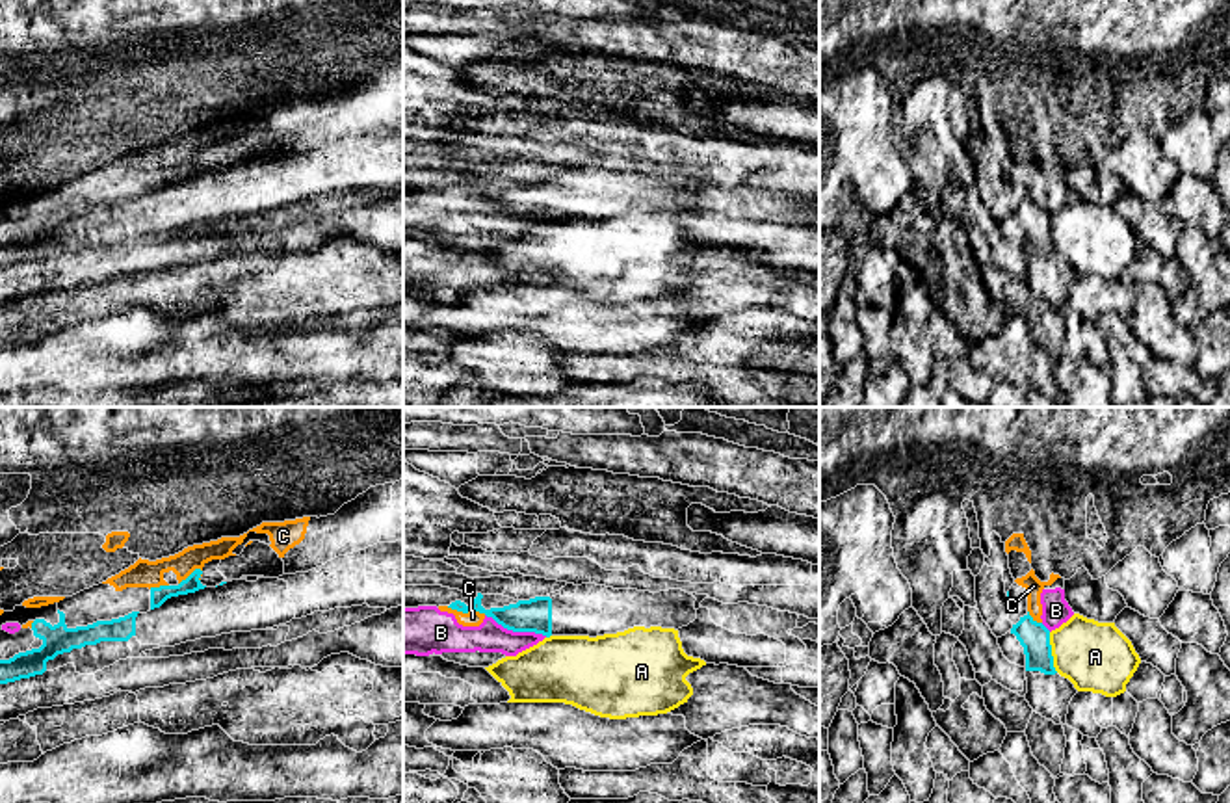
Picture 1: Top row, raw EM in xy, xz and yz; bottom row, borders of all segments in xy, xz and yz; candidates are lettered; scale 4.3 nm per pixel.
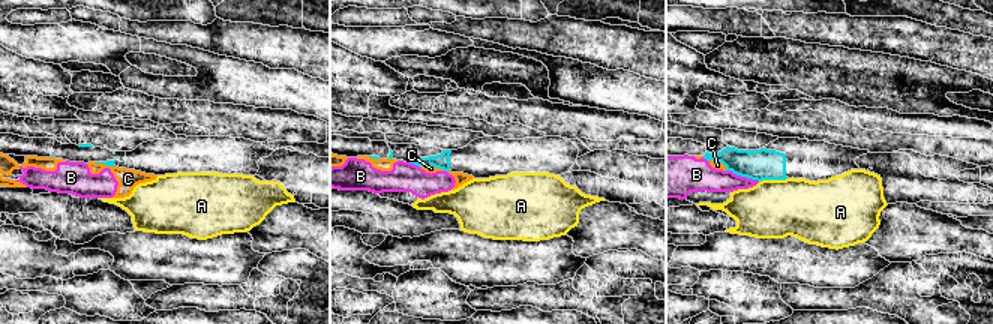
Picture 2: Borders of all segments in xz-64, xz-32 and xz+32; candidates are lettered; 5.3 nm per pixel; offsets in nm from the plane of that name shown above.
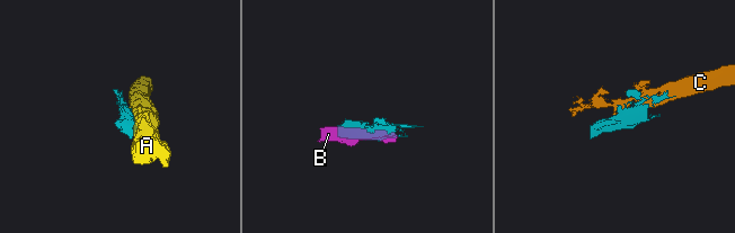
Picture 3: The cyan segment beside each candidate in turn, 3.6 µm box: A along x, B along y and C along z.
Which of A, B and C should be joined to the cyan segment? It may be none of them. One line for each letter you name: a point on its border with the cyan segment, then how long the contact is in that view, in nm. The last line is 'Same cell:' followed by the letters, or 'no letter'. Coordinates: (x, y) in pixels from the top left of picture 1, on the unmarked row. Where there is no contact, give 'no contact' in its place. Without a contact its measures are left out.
Same cell: no letter

